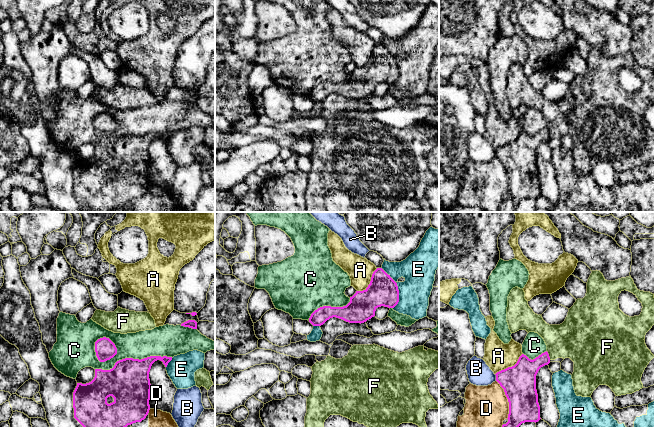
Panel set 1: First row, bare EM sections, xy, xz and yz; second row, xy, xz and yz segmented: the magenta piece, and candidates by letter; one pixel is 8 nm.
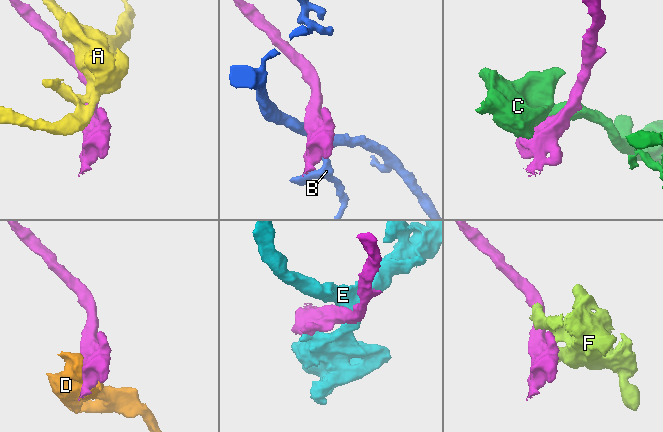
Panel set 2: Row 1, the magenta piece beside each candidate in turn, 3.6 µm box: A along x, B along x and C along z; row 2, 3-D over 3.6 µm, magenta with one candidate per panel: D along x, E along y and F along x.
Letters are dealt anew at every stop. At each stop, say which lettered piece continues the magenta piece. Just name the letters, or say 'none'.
none

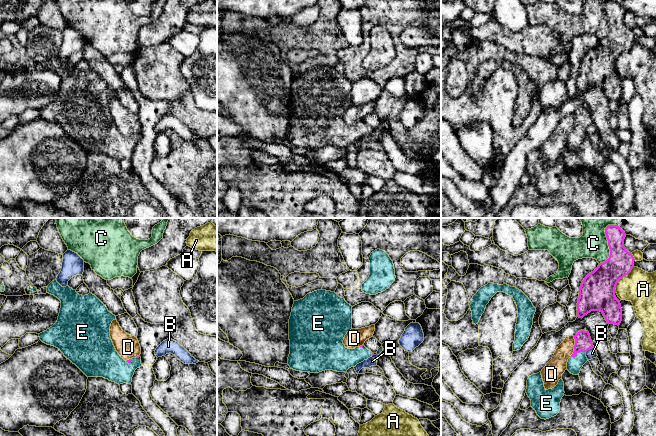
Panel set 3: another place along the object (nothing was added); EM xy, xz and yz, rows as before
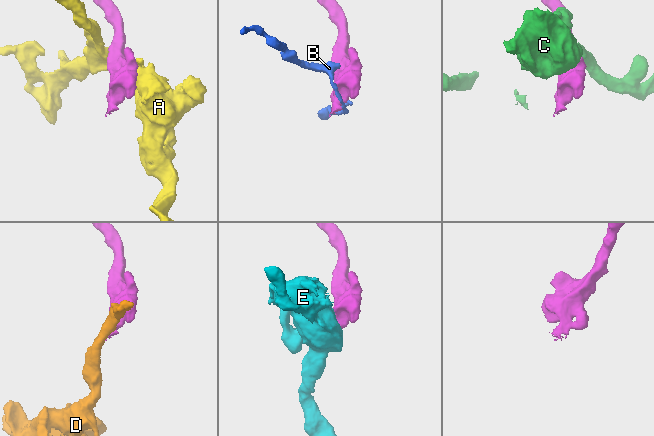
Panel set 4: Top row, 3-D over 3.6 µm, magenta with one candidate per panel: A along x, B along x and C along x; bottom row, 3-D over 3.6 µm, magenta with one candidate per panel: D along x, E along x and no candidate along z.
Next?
E

